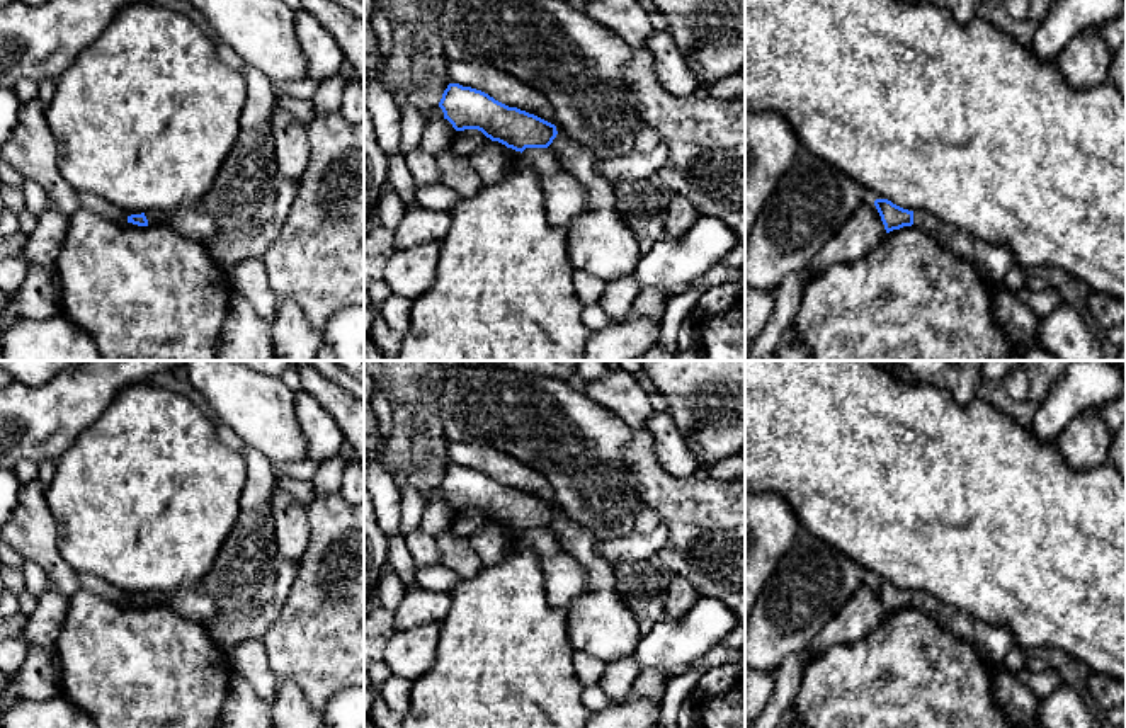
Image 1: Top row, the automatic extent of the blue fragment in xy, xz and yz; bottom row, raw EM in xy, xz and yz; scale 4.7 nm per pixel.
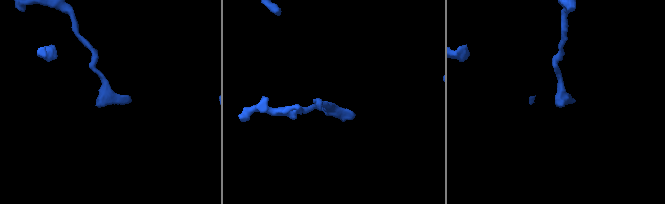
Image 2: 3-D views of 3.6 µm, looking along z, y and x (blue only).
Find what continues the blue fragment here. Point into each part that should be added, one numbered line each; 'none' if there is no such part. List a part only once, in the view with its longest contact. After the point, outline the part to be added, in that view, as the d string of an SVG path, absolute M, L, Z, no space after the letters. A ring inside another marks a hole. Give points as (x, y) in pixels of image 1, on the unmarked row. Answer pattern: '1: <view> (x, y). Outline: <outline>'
1: xz (563, 577). Outline: M526 529L520 539L539 556L549 606L568 607L587 592L583 566L560 546L549 529Z

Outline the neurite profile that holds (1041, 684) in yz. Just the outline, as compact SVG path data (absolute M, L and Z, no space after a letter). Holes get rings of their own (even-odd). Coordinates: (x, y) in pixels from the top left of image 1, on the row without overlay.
M1026 667L1015 670L1015 675L1021 682L1024 682L1039 699L1046 697L1048 694L1055 692L1058 687L1063 685L1063 680L1058 672L1046 670L1046 672L1031 672Z

